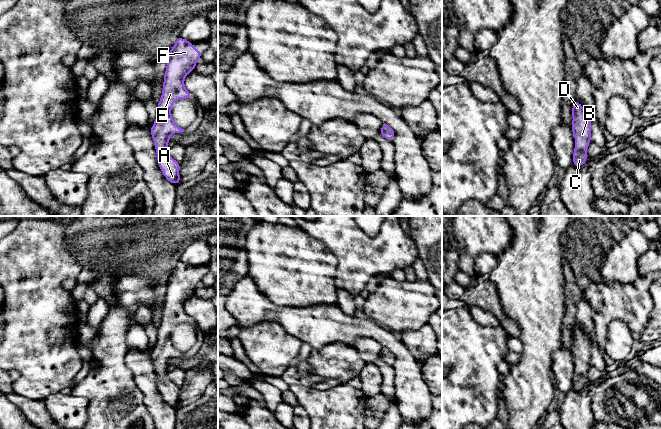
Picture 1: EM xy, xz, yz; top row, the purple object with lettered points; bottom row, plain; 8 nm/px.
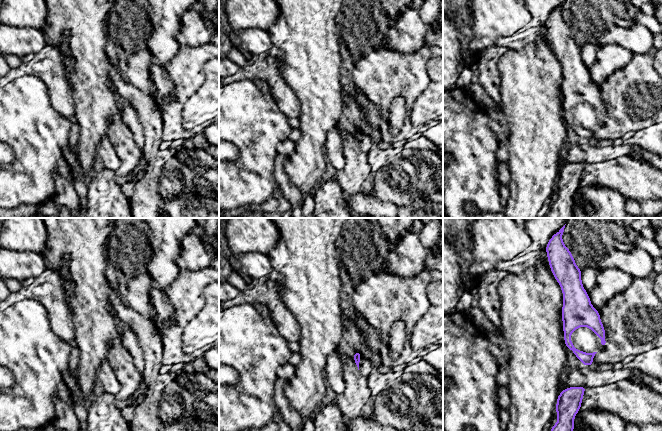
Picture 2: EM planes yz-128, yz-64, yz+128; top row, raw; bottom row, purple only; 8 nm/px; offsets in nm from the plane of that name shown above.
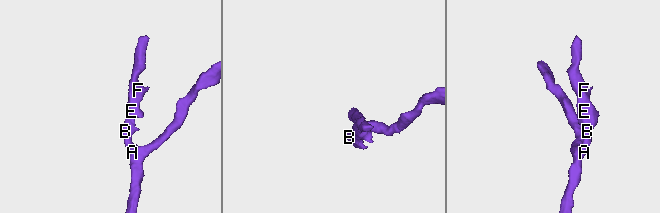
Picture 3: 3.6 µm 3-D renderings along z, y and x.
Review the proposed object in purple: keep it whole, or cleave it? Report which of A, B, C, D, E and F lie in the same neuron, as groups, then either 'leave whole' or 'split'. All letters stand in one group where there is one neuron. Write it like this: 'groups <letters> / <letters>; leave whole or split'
groups A B C D E F; leave whole

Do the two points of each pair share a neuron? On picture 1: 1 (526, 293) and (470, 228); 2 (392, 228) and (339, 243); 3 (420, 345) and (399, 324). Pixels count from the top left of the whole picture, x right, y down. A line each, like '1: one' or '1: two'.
1: two
2: one
3: two

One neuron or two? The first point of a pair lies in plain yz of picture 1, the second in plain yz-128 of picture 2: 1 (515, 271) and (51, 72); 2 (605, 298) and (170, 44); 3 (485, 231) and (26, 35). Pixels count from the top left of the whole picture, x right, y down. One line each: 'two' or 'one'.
1: two
2: two
3: two

